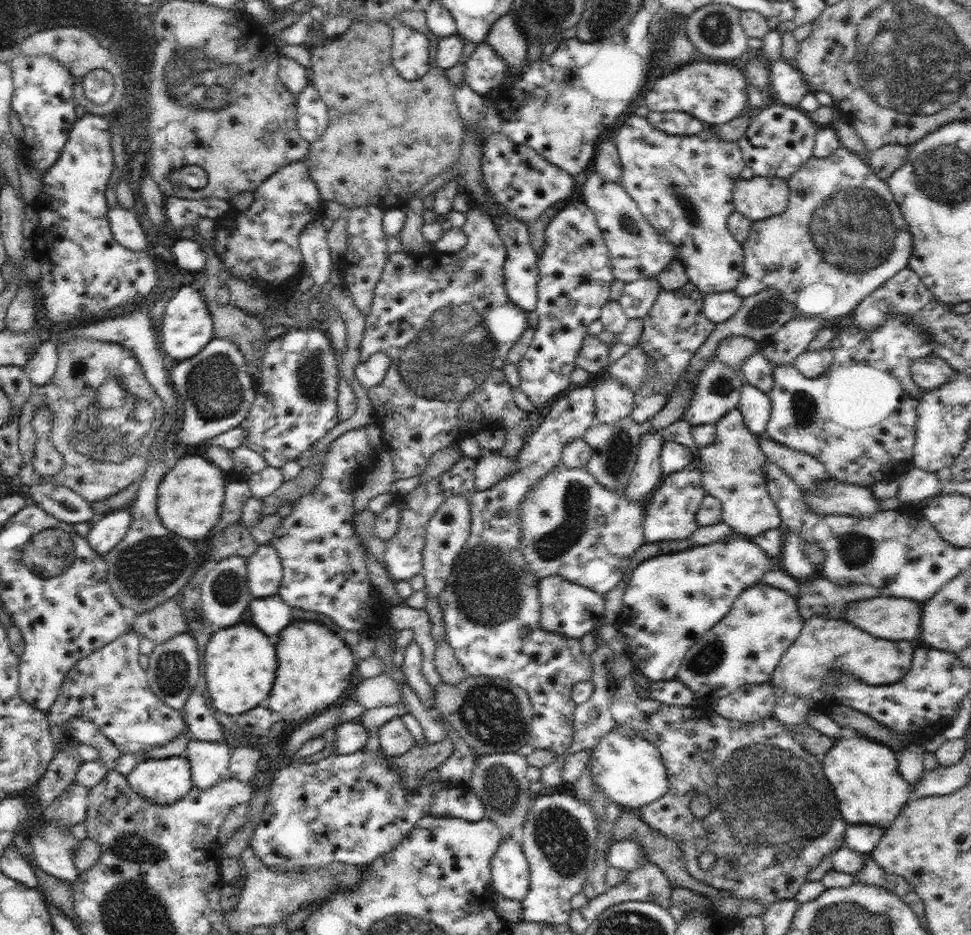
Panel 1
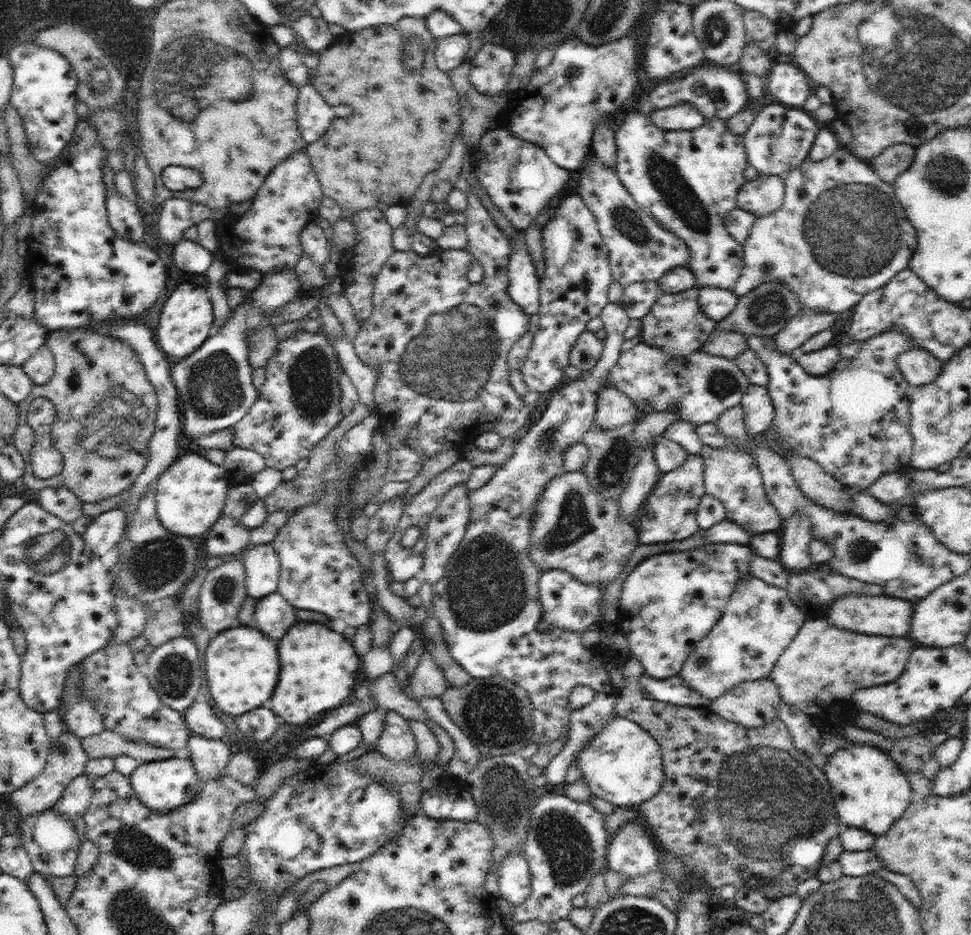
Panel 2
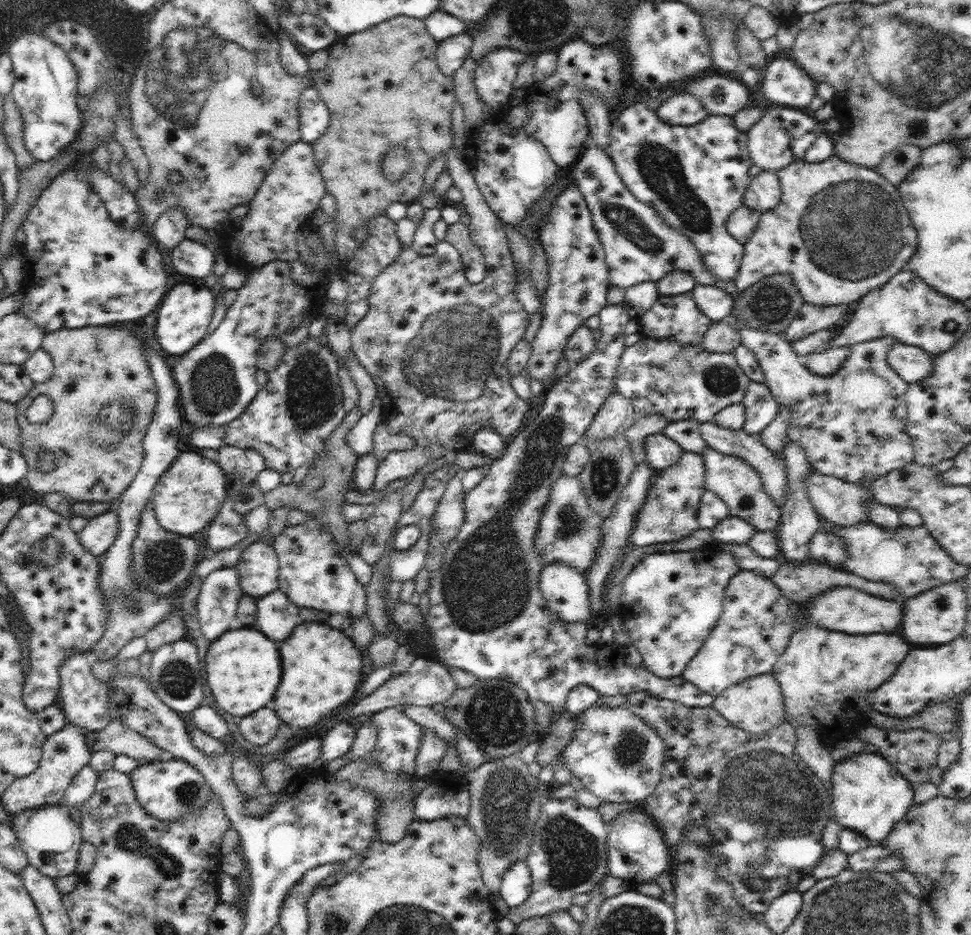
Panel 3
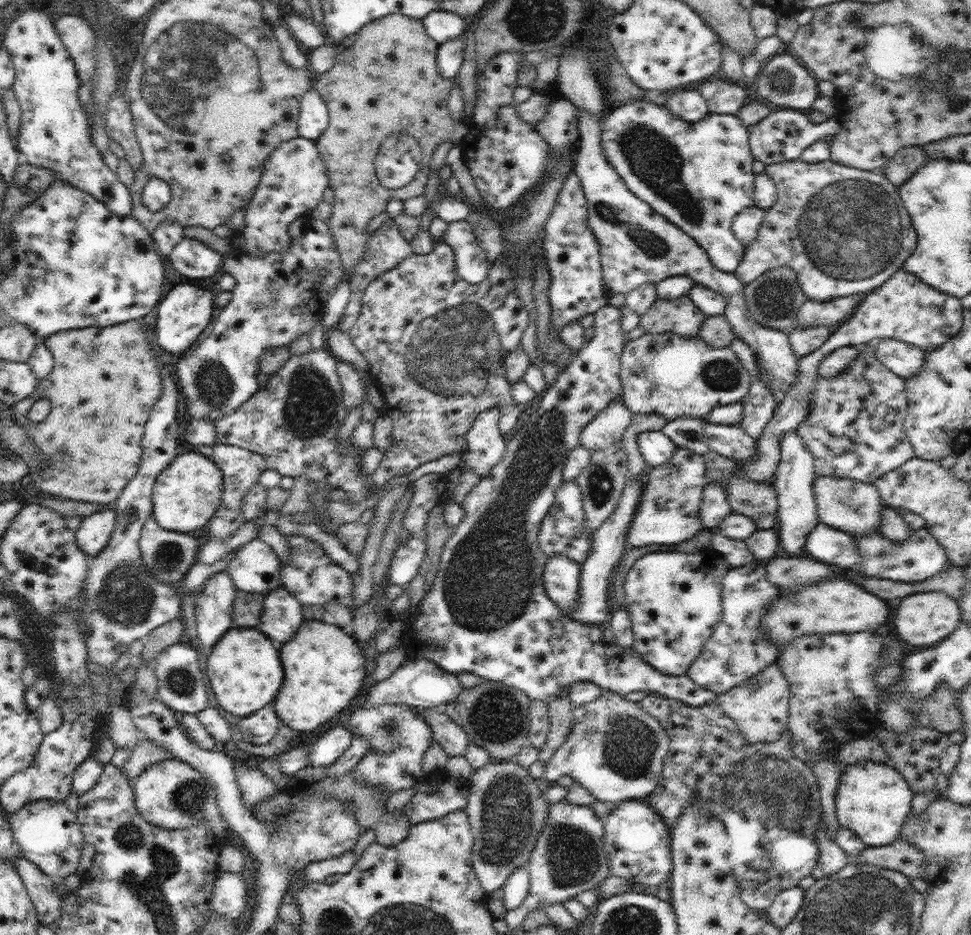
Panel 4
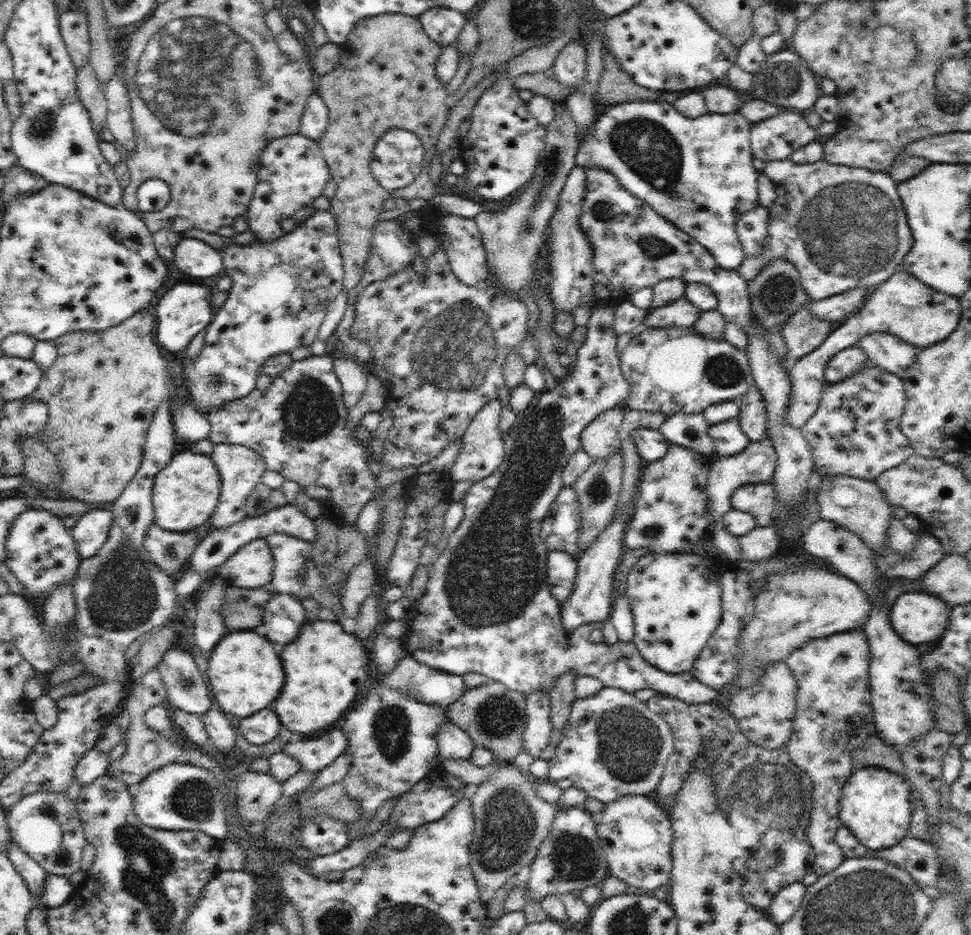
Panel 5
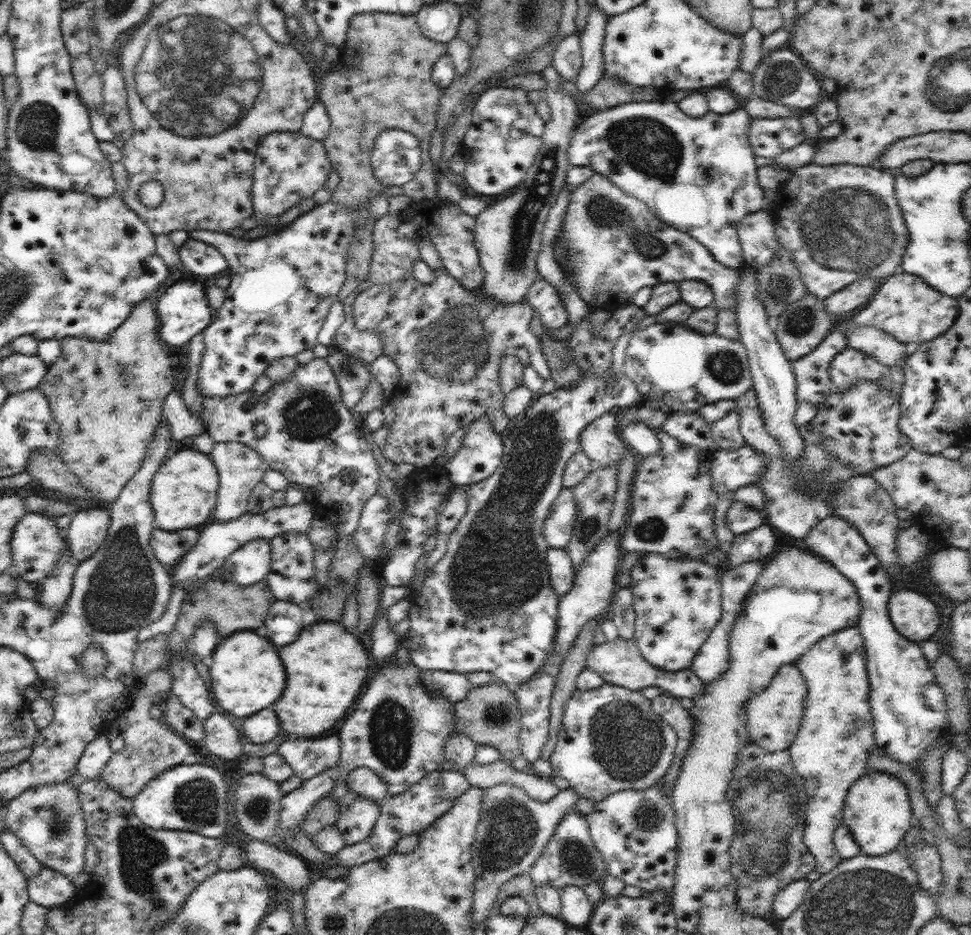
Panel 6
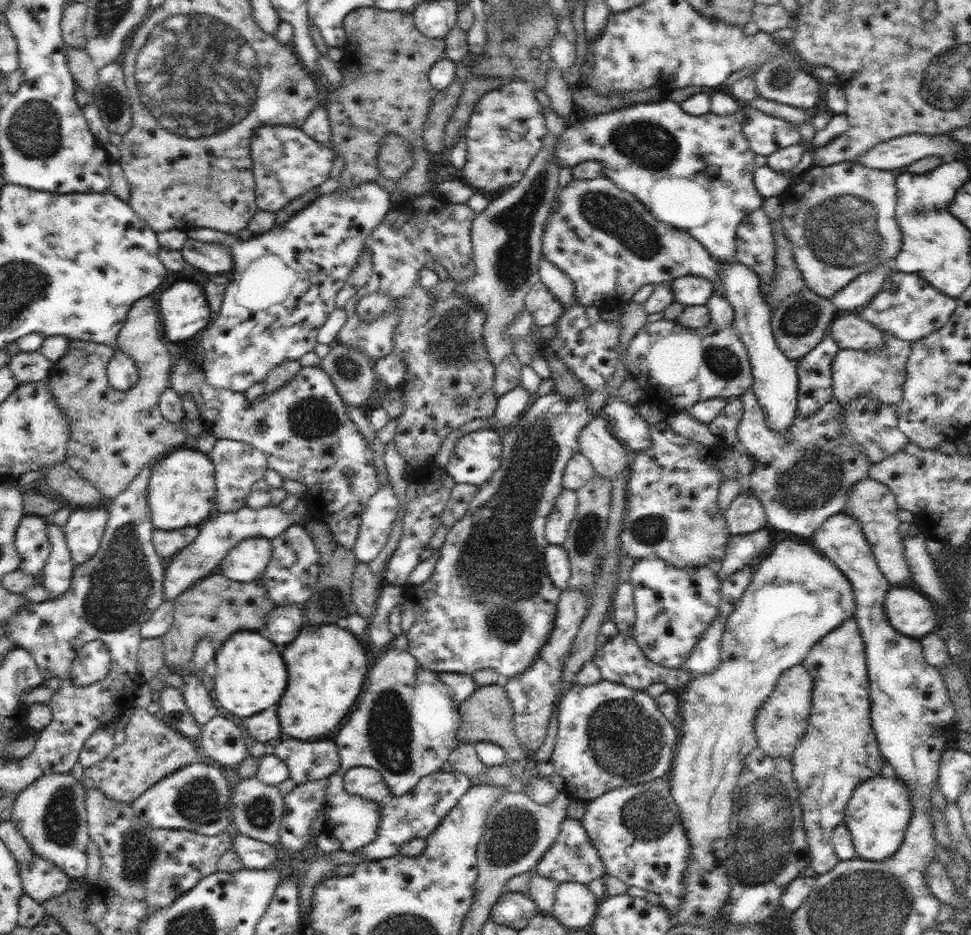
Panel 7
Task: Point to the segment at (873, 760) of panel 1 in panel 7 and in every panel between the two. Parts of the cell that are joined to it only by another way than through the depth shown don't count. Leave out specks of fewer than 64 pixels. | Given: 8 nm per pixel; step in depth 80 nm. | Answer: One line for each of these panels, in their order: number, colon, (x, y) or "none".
2: (871, 792)
3: (869, 795)
4: (873, 799)
5: (875, 805)
6: (877, 811)
7: (878, 813)

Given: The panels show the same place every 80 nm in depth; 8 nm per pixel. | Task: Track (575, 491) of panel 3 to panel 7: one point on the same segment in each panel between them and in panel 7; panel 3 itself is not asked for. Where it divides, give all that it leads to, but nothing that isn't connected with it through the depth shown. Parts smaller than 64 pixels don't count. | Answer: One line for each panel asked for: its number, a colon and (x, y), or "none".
4: (564, 530)
5: (560, 530)
6: (557, 528)
7: (556, 530)

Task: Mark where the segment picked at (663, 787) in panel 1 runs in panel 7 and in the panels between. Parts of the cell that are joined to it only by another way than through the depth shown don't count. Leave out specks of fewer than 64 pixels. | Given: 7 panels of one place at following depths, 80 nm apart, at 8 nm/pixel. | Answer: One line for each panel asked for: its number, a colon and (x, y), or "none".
2: (622, 764)
3: (617, 756)
4: (615, 749)
5: (612, 745)
6: (611, 740)
7: (610, 735)

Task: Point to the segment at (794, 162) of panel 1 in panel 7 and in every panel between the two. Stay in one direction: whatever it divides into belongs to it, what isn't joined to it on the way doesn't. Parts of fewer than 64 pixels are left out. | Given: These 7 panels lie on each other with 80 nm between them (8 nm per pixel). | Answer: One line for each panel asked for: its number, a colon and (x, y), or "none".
2: (779, 140)
3: (782, 135)
4: (783, 135)
5: (776, 138)
6: (768, 137)
7: (766, 133)

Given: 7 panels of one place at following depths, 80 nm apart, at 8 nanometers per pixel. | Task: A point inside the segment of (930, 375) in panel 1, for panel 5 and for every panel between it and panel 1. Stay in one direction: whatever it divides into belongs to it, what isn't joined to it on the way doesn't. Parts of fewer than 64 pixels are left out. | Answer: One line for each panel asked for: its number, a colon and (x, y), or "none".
2: (919, 367)
3: (912, 364)
4: (905, 360)
5: (886, 351)

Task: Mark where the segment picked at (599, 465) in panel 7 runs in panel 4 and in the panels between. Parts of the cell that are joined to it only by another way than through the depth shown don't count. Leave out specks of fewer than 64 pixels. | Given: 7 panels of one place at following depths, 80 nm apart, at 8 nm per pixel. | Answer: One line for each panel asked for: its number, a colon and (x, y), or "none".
4: (608, 426)
5: (600, 439)
6: (600, 441)

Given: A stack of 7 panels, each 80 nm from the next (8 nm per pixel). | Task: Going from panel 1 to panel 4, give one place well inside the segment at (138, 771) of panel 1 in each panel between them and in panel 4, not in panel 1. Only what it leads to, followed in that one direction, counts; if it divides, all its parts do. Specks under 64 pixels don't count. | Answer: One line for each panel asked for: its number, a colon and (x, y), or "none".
2: (163, 785)
3: (170, 789)
4: (171, 794)

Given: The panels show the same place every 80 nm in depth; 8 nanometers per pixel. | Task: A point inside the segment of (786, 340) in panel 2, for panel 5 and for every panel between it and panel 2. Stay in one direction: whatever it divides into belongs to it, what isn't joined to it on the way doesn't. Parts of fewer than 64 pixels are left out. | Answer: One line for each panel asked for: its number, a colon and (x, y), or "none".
3: (811, 318)
4: (812, 313)
5: (834, 308)

